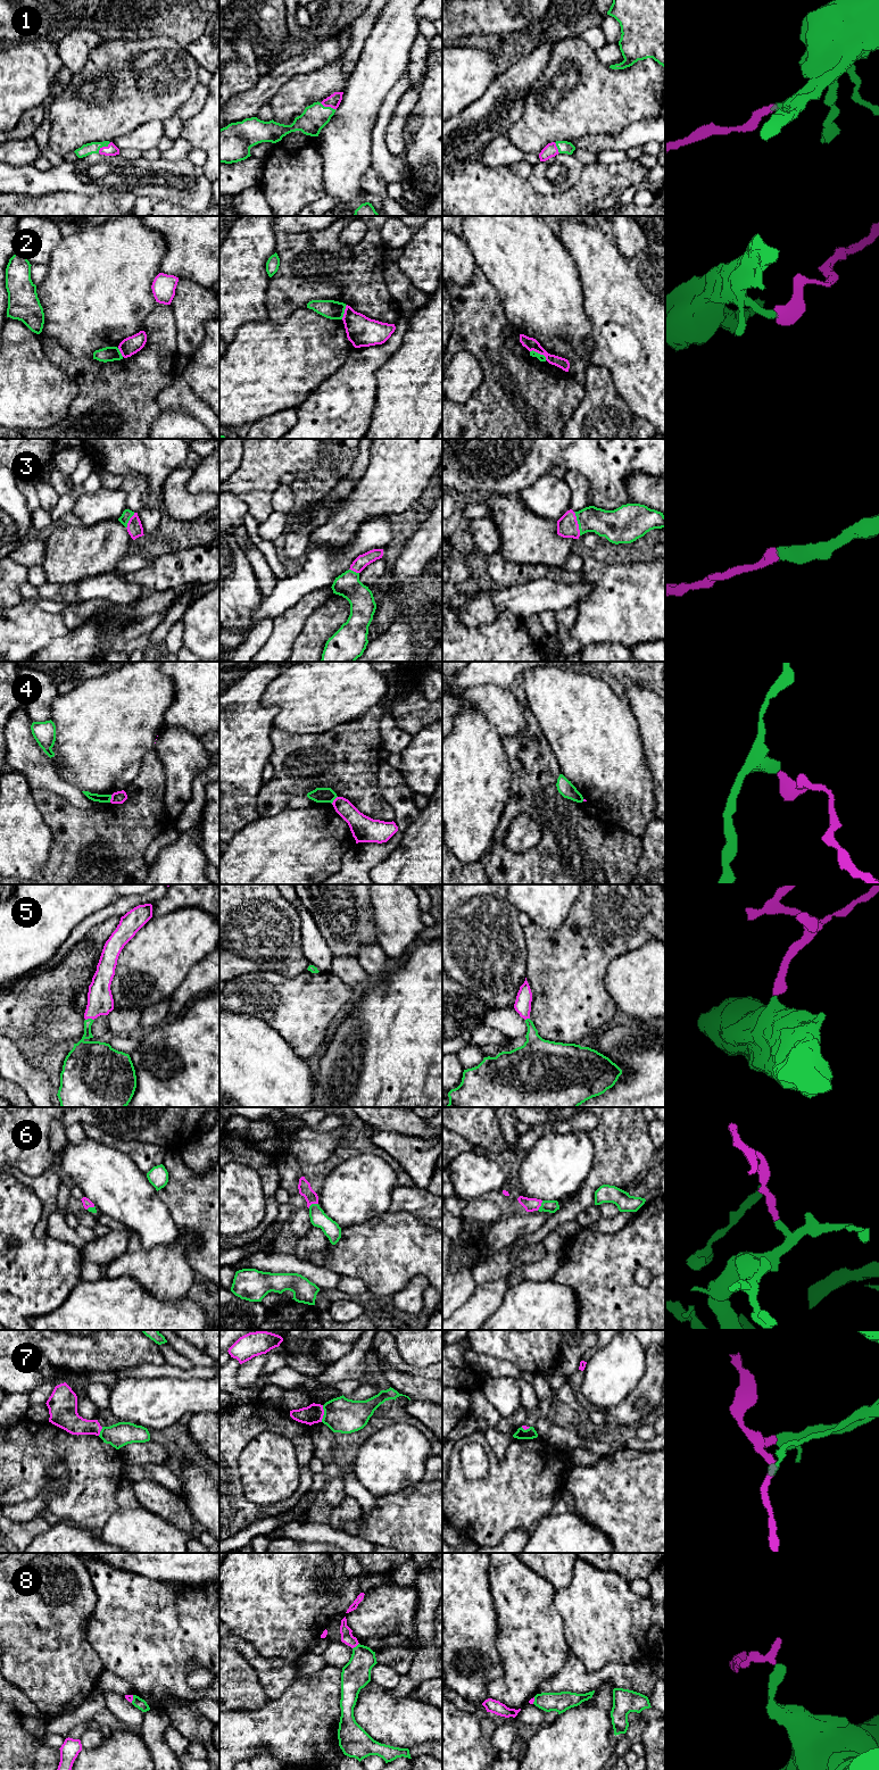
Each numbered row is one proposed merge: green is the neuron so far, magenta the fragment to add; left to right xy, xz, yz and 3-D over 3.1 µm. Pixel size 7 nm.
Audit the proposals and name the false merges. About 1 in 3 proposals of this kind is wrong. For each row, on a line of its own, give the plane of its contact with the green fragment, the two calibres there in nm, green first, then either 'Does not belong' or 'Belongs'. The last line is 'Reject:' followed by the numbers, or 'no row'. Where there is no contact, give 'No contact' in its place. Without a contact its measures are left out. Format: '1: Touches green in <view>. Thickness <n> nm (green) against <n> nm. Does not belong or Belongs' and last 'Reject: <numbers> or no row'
1: Touches green in xy. Thickness 80 nm (green) against 80 nm. Belongs
2: Touches green in yz. Thickness 50 nm (green) against 90 nm. Does not belong
3: Touches green in yz. Thickness 200 nm (green) against 150 nm. Belongs
4: Touches green in xy. Thickness 60 nm (green) against 90 nm. Does not belong
5: Touches green in xy. Thickness 190 nm (green) against 180 nm. Belongs
6: Touches green in xz. Thickness 120 nm (green) against 90 nm. Belongs
7: Touches green in xz. Thickness 240 nm (green) against 130 nm. Does not belong
8: Touches green in xz. Thickness 200 nm (green) against 90 nm. Does not belong
Reject: 2, 4, 7, 8

